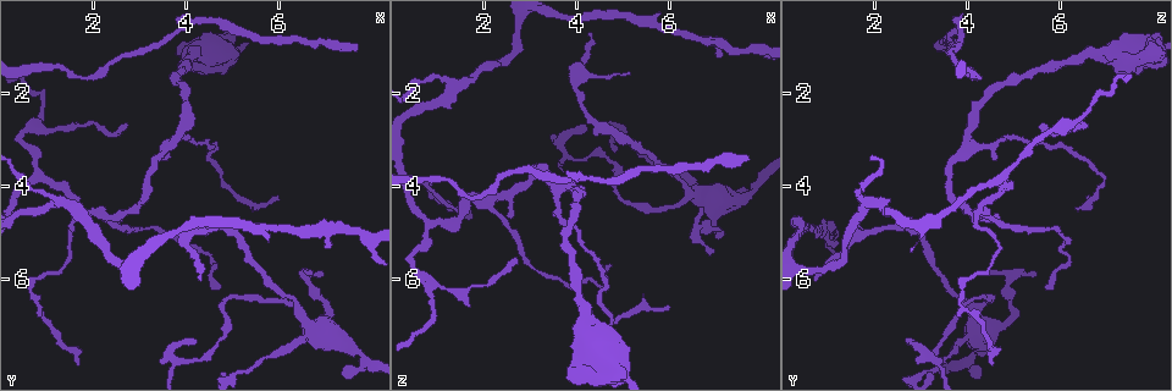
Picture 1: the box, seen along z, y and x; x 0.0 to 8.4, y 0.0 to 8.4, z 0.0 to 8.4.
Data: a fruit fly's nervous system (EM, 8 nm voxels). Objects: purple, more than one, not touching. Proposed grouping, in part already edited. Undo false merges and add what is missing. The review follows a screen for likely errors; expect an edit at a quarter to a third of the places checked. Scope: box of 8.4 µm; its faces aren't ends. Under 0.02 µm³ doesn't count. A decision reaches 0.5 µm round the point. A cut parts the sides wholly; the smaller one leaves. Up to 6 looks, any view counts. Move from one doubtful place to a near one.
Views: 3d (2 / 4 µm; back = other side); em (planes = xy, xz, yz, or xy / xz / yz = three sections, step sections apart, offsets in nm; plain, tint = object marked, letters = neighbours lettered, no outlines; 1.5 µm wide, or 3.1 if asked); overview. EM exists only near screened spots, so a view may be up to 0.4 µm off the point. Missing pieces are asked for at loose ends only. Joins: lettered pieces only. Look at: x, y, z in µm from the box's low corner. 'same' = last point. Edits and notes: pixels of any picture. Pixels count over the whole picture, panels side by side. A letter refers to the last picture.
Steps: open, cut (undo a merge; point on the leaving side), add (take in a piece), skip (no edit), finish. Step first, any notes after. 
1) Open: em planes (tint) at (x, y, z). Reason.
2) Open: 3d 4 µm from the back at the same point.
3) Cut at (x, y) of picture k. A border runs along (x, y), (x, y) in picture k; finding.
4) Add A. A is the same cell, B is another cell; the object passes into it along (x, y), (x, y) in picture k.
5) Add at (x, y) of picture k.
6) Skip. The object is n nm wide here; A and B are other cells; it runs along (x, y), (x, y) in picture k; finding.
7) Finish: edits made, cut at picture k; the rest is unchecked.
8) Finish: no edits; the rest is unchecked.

Open: em planes (plain) at (6.95, 6.90, 4.90). Thick turns thin.

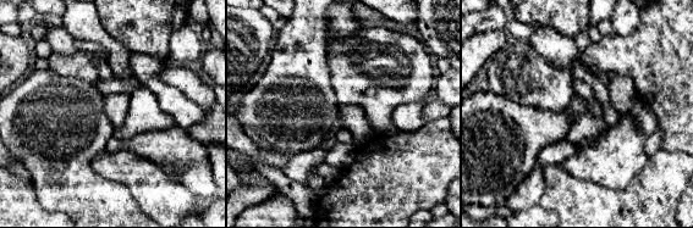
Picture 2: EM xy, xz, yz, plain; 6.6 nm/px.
Open: em planes (tint) at the same point.

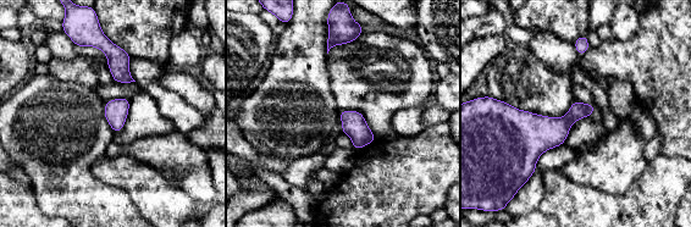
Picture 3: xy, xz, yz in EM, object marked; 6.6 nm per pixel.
Open: em planes (letters) at the same point.

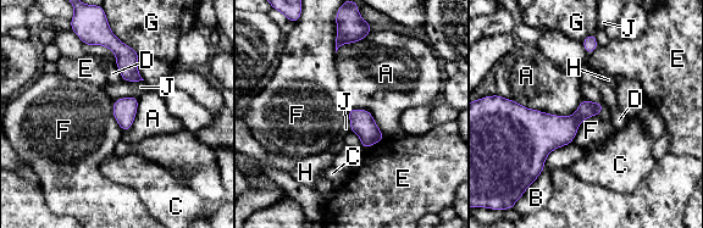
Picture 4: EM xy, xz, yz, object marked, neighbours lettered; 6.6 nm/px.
Skip. A, B, C, D, E, F, G, H and J are other cells; a border runs along (599, 114), (585, 118), (571, 142) in picture 4; one neuron here.

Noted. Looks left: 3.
Open: em yz step 4 (tint) at (7.75, 1.10, 3.45). Branch stops here.

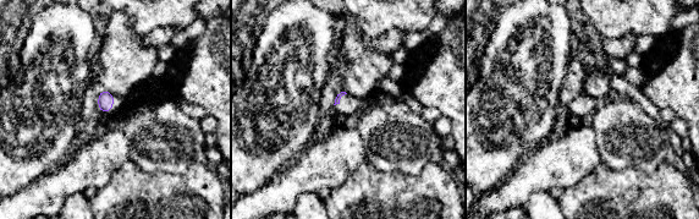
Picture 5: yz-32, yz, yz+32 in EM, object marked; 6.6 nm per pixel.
Open: em planes (letters) at the same point. Cut it another way.

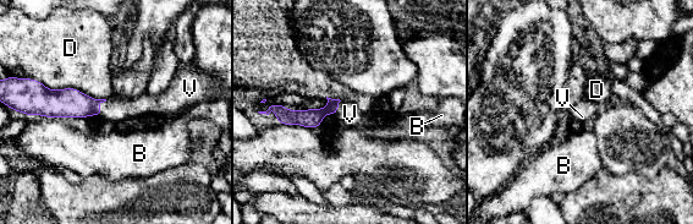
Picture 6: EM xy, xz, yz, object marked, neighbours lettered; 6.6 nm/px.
Add V. V is the same cell, B and D are other cells; the object passes into it along (67, 102), (98, 105), (114, 109) in picture 6; the neuron continues.

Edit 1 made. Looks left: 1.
Finish: edits made, add at picture 6; the rest is unchecked.

